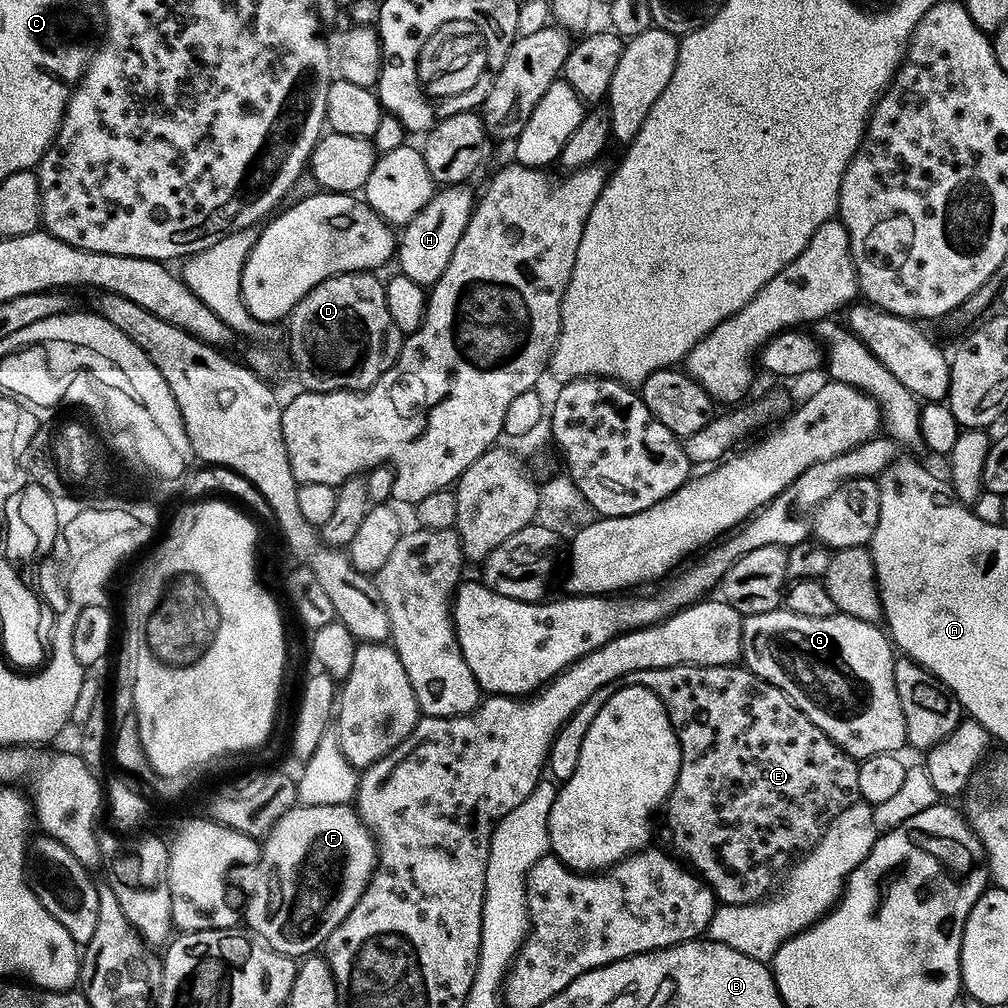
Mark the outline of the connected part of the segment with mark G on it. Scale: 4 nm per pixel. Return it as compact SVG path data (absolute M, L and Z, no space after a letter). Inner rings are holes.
M781 606L770 610L768 613L758 613L753 616L745 616L742 620L742 664L743 667L752 670L757 666L756 660L764 660L764 664L768 667L766 676L771 683L777 688L781 688L789 698L794 702L794 706L798 706L798 710L802 710L802 714L806 714L806 718L810 722L814 722L821 730L825 737L828 736L841 748L845 753L845 757L851 758L857 762L870 758L874 754L882 754L883 752L901 751L900 747L908 744L908 731L906 730L906 718L902 714L902 706L898 702L898 690L894 682L894 666L896 665L898 656L894 651L893 641L890 639L889 633L883 627L877 626L873 621L863 620L862 618L854 618L847 616L846 613L839 610L833 611L830 616L807 616L806 614L798 614L787 606Z

